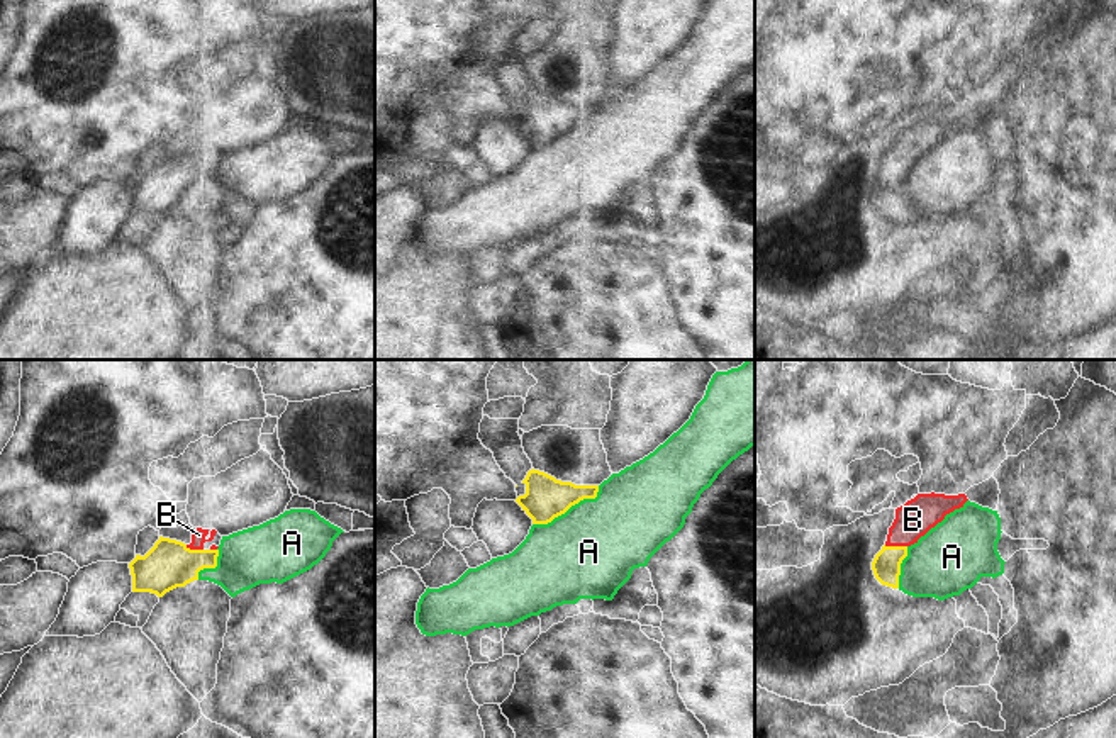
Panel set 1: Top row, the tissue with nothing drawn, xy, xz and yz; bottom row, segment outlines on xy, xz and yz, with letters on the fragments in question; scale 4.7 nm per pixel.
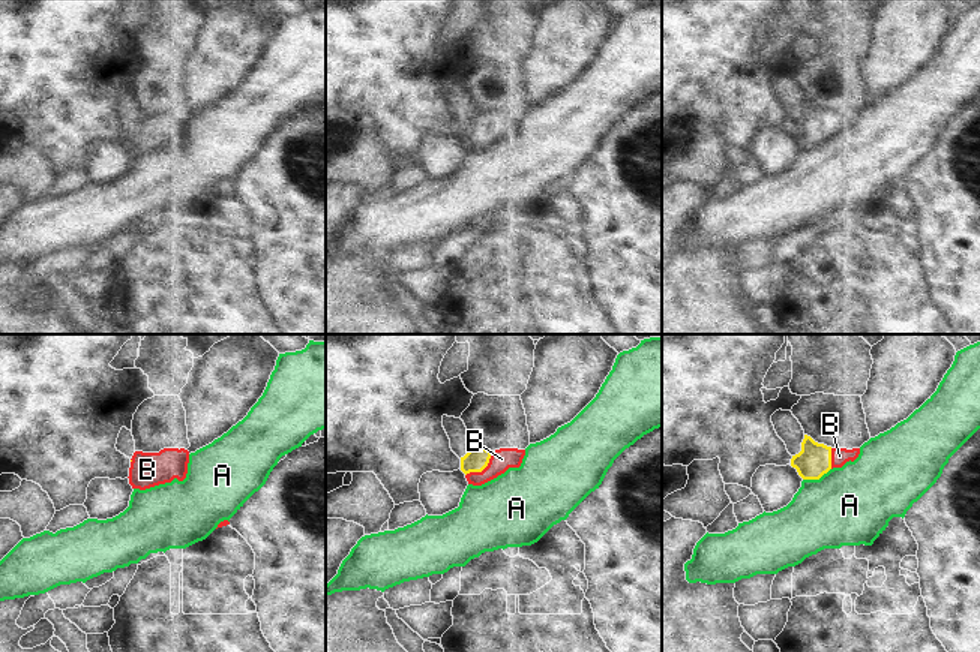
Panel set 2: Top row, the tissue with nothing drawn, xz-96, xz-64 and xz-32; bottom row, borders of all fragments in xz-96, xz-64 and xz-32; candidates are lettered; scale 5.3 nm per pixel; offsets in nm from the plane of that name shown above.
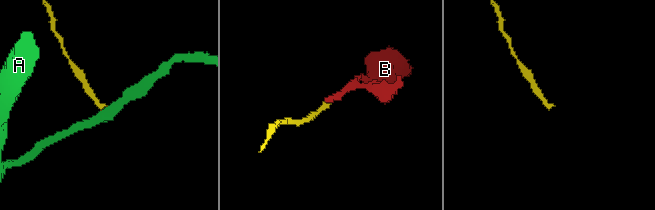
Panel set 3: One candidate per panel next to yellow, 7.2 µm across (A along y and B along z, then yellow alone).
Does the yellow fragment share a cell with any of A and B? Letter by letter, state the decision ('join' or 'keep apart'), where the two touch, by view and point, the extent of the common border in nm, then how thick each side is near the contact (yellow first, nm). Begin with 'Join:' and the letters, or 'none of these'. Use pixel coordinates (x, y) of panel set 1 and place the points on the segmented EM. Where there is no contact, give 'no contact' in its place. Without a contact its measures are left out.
Join: B
A: keep apart; meets yellow in xz at (569, 508); contact 380 nm long; 200 nm thick on the yellow side, 440 nm on the other
B: join; meets yellow in yz at (896, 547); contact 110 nm long; 140 nm thick on the yellow side, 170 nm on the other

